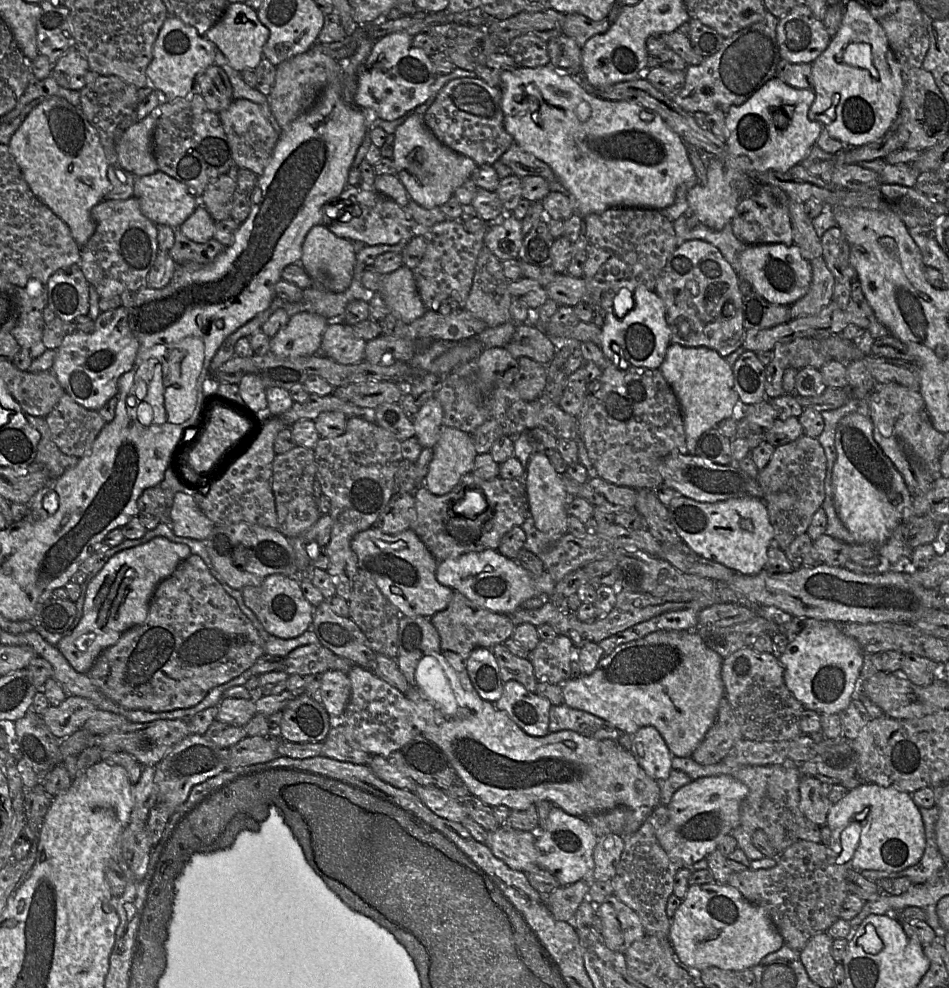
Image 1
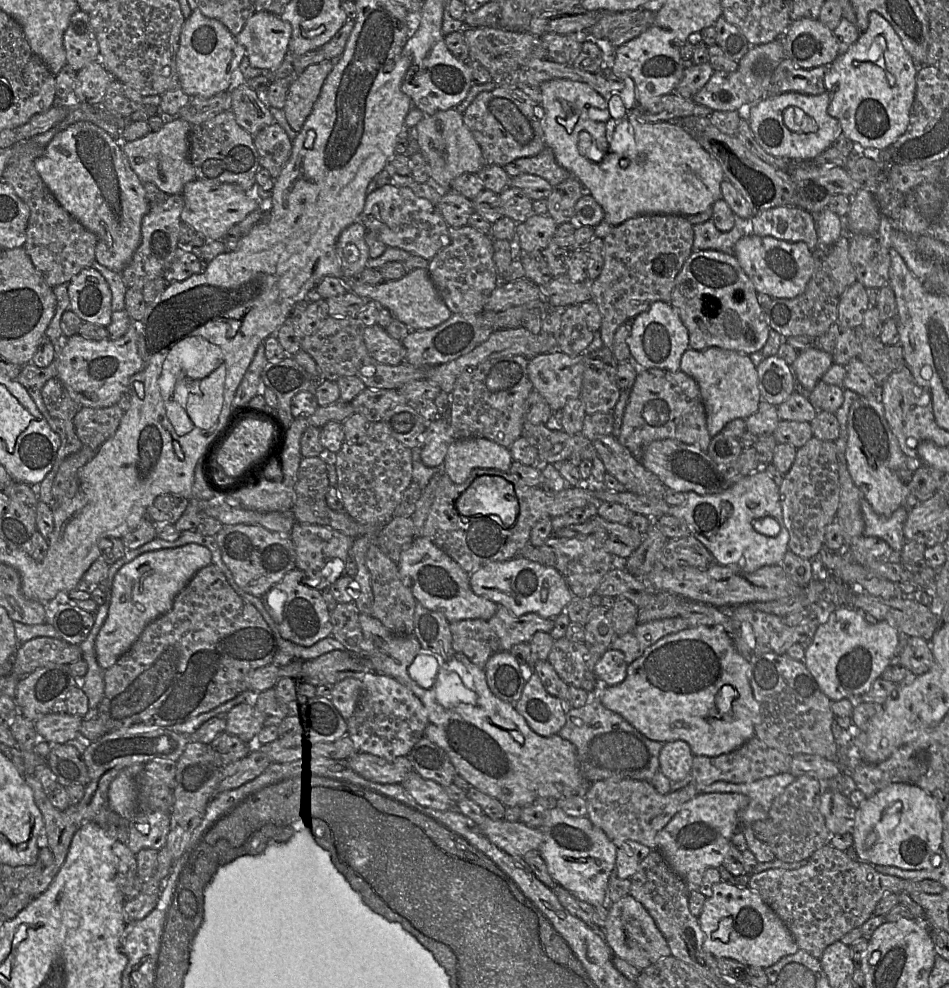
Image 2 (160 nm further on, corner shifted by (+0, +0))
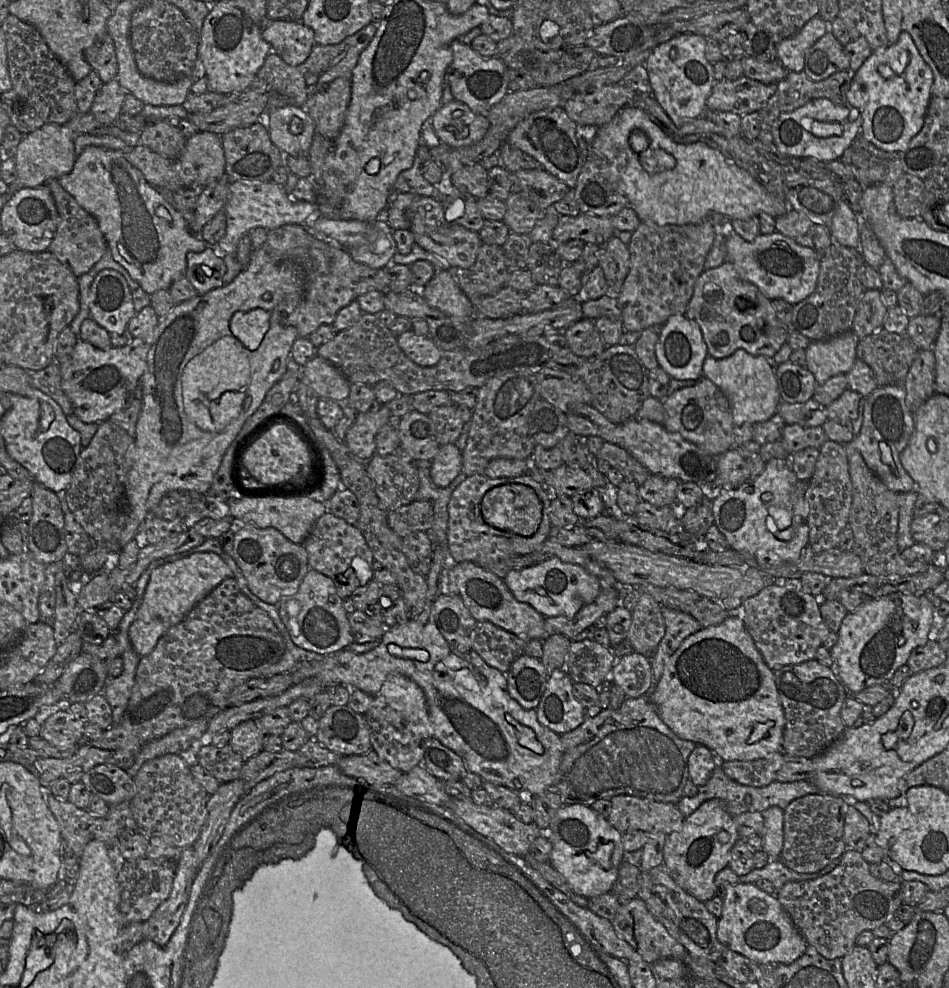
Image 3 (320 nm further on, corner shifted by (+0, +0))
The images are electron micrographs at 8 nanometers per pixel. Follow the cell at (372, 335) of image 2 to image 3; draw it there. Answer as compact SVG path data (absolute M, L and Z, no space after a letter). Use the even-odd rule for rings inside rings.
M410 330L396 339L404 354L420 366L435 366L442 357L443 351L429 335L418 335Z

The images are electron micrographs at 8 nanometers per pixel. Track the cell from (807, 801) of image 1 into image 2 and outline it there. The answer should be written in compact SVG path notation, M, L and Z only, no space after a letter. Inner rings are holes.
M825 790L820 796L820 812L832 835L851 833L856 808L838 791Z

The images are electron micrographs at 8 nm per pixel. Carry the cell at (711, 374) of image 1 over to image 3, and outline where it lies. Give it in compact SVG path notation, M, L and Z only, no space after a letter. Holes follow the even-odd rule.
M737 350L721 359L708 356L703 363L703 377L713 382L729 399L735 426L755 425L774 416L782 402L775 374L776 366L771 358Z

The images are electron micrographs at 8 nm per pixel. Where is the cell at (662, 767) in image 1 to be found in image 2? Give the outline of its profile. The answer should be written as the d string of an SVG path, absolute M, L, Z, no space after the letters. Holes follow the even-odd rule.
M682 740L663 743L659 755L659 771L671 781L686 778L692 768L694 755Z

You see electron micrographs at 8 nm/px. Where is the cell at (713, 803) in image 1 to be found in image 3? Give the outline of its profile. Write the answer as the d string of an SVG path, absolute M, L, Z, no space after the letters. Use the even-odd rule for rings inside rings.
M716 798L707 800L685 817L681 830L667 835L663 865L683 890L704 903L716 896L715 876L728 866L731 850L739 839L737 825L723 802Z

